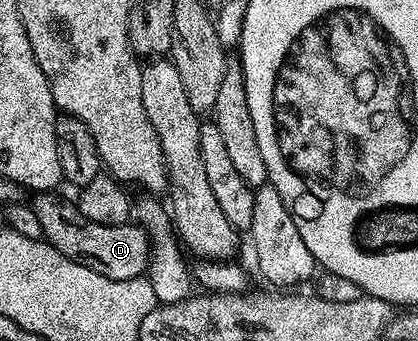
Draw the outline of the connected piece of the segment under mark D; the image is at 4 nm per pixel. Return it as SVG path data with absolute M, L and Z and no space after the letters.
M38 192L32 199L36 220L40 220L42 235L52 248L68 256L68 260L76 260L76 264L84 264L84 268L92 268L92 272L108 276L108 280L132 280L147 273L150 265L151 237L141 226L92 224L92 220L84 217L73 201L65 202L64 199L57 198L58 196L54 192Z

